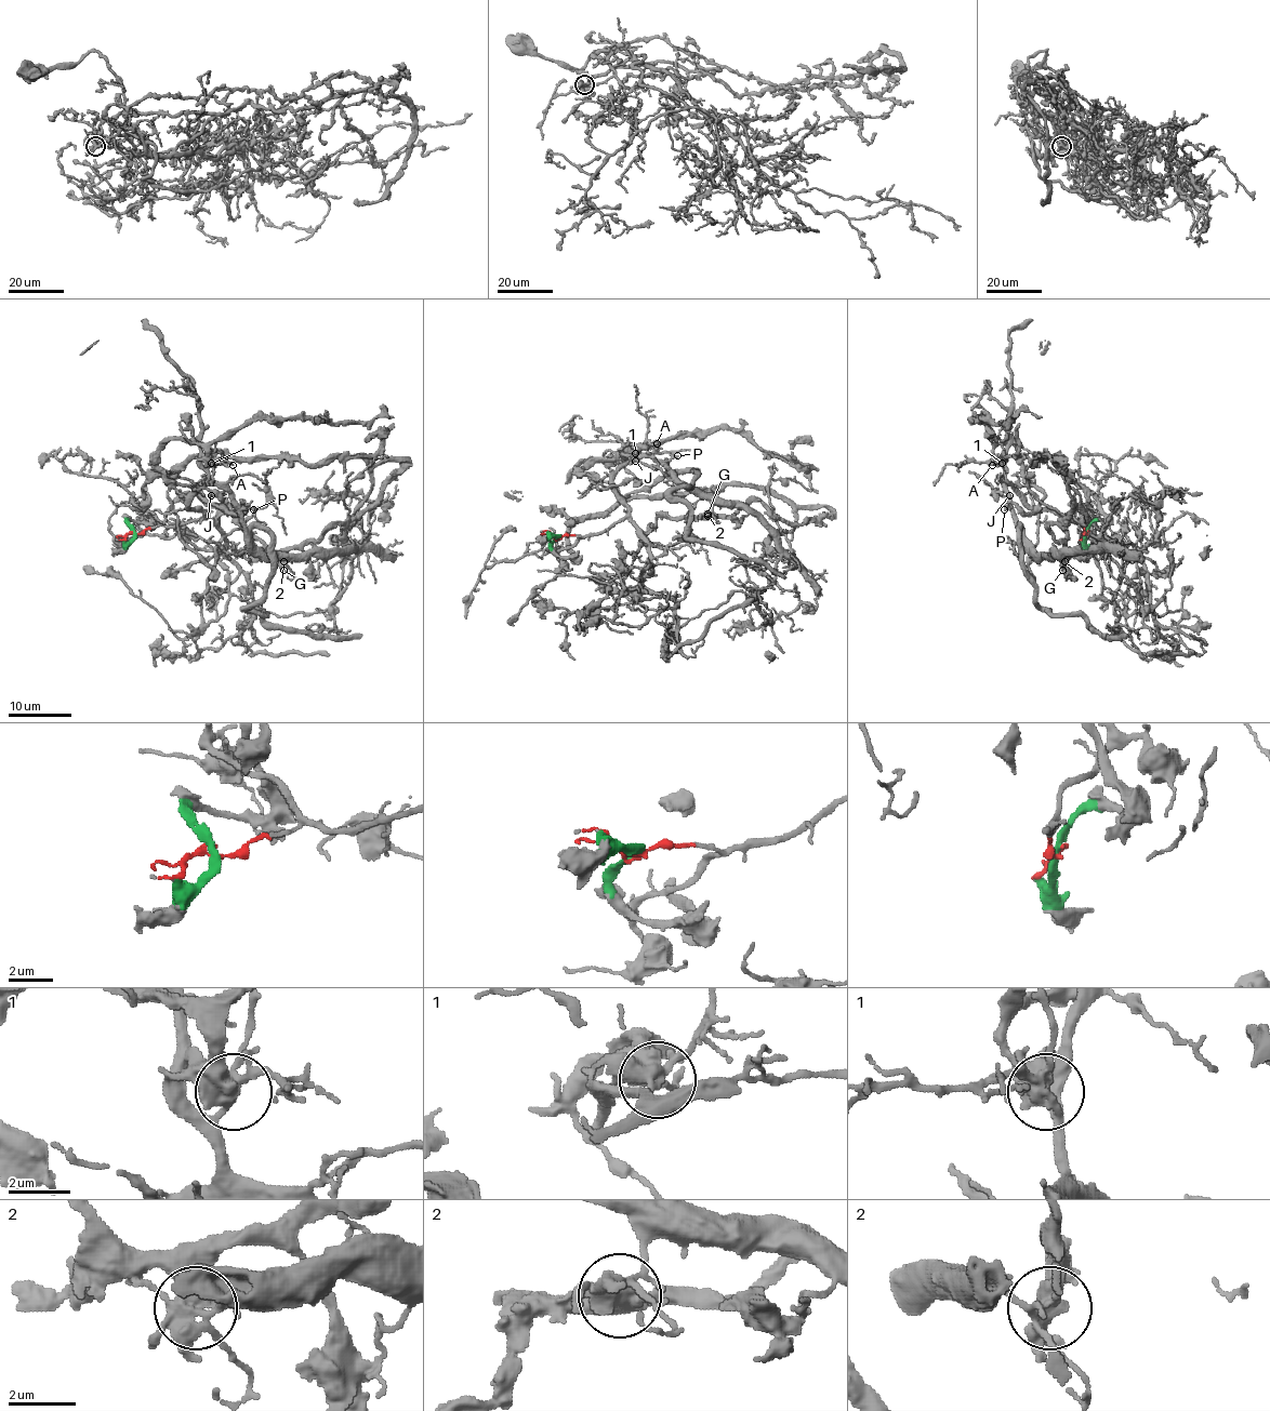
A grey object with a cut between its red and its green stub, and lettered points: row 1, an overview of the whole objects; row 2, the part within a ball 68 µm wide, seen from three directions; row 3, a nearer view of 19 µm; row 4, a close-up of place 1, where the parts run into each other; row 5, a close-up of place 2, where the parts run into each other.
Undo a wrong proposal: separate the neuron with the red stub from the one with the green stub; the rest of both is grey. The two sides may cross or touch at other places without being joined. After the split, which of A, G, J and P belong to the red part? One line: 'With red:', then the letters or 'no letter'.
With red: A, J, P

